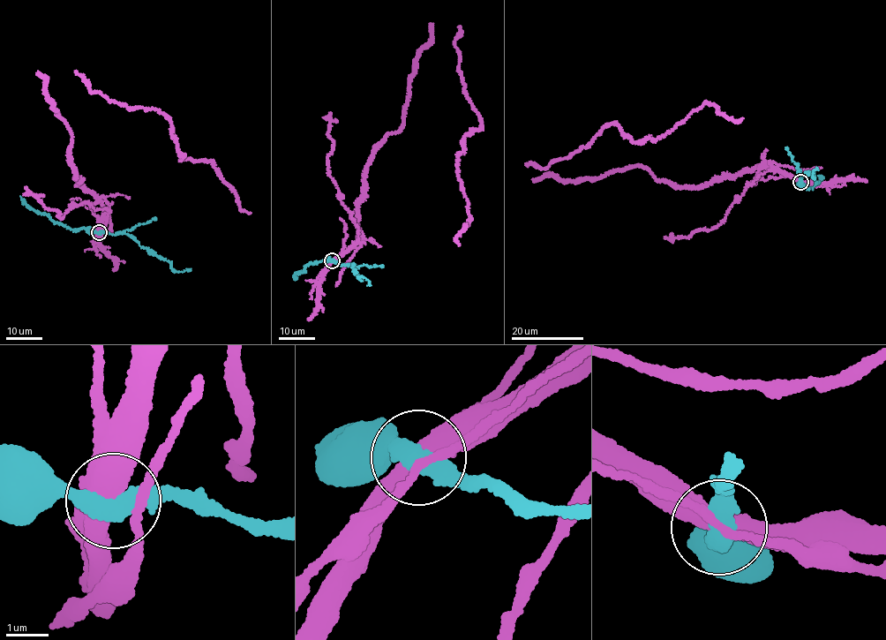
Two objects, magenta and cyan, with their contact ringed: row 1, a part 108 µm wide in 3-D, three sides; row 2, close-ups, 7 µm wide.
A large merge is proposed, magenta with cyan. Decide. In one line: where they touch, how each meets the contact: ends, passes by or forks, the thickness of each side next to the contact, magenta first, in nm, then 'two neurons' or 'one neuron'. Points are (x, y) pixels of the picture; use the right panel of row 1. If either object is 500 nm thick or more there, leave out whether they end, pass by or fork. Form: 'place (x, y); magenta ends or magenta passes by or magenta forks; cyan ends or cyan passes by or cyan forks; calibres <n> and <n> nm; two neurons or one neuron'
place (800, 182); calibres 500 and 440 nm; two neurons

